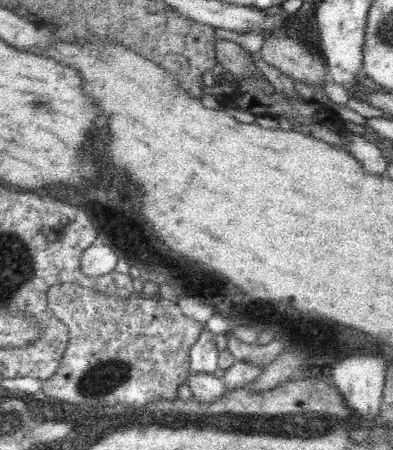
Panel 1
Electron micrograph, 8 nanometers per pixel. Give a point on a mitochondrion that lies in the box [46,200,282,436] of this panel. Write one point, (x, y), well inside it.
(106, 375)

